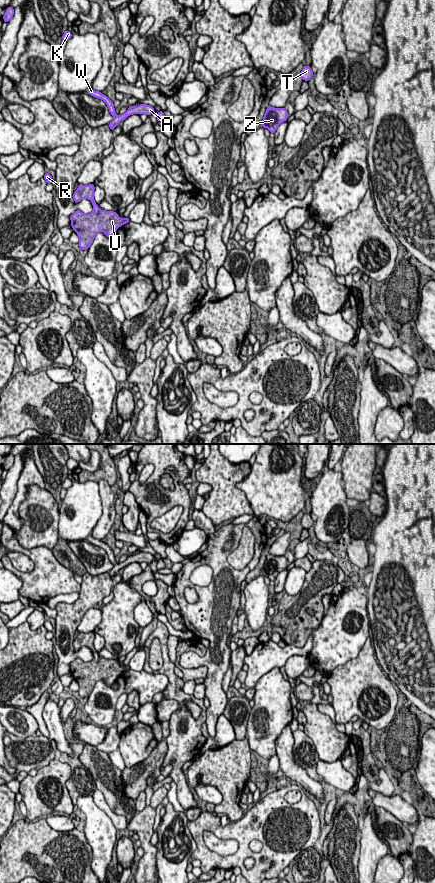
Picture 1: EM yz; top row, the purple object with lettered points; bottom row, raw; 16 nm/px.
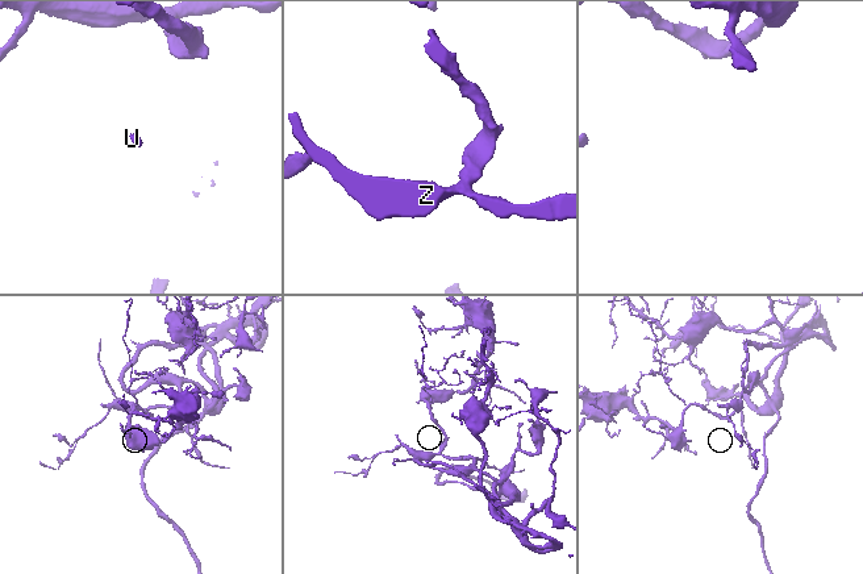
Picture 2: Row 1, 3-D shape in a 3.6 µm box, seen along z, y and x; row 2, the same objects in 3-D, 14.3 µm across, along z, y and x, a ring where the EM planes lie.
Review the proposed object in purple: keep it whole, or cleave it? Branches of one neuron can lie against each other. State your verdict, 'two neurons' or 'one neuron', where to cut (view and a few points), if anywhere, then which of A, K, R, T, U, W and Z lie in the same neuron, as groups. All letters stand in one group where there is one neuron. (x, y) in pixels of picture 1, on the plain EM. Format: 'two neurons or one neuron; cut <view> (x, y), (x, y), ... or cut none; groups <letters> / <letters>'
one neuron; cut none; groups A K R T U W Z

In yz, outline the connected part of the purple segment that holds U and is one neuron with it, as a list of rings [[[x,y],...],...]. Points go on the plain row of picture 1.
[[[93,631],[89,633],[79,632],[73,642],[75,651],[86,646],[93,653],[93,659],[90,662],[76,658],[70,664],[71,675],[78,682],[78,693],[82,698],[89,697],[97,681],[103,680],[108,686],[112,686],[119,675],[130,670],[128,665],[120,666],[115,659],[100,658],[94,648],[94,638]]]

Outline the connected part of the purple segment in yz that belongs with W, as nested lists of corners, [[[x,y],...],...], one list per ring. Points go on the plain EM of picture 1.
[[[91,534],[87,537],[87,541],[90,542],[91,544],[95,545],[95,546],[103,548],[106,551],[106,553],[109,557],[109,560],[114,565],[114,567],[109,571],[109,575],[110,575],[111,579],[113,579],[113,577],[116,574],[118,574],[118,572],[122,568],[124,569],[130,563],[145,562],[145,563],[149,564],[155,559],[153,554],[146,553],[146,552],[140,552],[136,555],[135,554],[129,555],[128,558],[124,562],[117,563],[116,560],[115,560],[113,550],[106,543],[102,542],[99,539],[93,538]]]

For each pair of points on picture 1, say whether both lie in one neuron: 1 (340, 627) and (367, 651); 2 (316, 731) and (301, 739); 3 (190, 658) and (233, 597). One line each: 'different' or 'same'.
1: different
2: different
3: same

